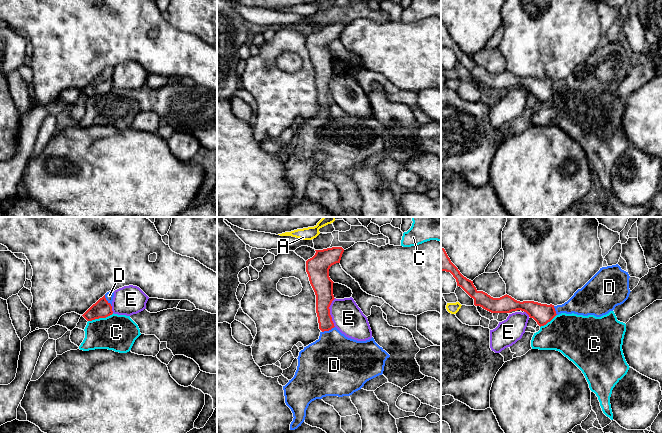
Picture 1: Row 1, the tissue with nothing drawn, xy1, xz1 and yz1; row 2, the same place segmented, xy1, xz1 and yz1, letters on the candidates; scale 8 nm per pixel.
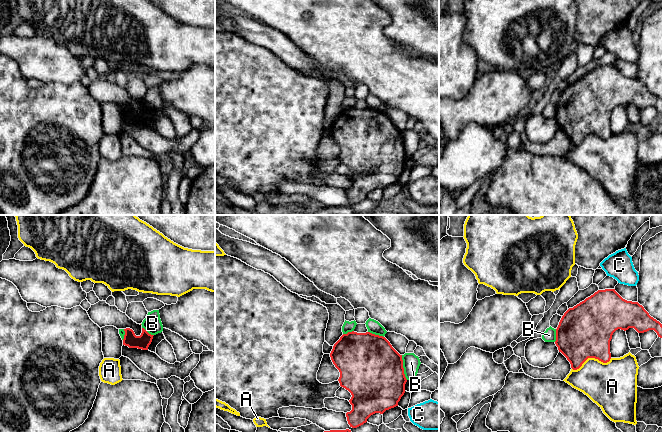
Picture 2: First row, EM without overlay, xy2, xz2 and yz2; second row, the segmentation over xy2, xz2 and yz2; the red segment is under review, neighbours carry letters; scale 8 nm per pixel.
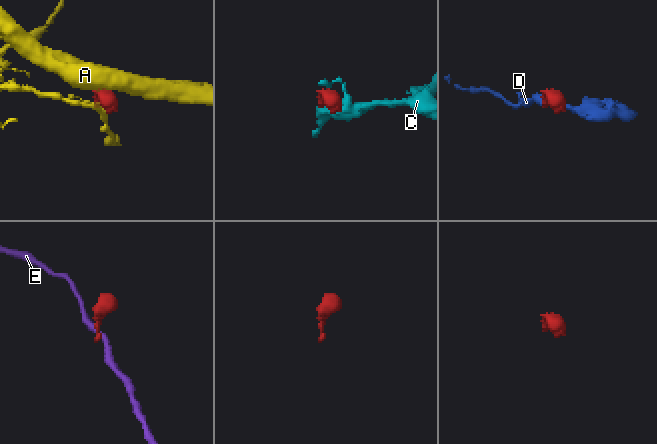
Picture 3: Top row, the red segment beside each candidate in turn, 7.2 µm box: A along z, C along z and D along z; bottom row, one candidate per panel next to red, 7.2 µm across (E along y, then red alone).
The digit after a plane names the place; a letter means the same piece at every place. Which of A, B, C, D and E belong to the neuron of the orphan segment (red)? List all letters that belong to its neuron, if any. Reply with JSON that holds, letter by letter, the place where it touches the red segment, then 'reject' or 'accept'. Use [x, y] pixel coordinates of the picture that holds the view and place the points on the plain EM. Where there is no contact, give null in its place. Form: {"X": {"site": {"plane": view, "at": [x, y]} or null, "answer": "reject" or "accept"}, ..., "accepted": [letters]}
{"A": {"site": {"plane": "yz2", "at": [591, 133]}, "answer": "reject"}, "B": {"site": {"plane": "xz2", "at": [402, 143]}, "answer": "reject"}, "C": {"site": {"plane": "xy1", "at": [100, 93]}, "answer": "reject"}, "D": {"site": {"plane": "xz1", "at": [328, 106]}, "answer": "accept"}, "E": {"site": {"plane": "xz1", "at": [329, 88]}, "answer": "reject"}, "accepted": ["D"]}

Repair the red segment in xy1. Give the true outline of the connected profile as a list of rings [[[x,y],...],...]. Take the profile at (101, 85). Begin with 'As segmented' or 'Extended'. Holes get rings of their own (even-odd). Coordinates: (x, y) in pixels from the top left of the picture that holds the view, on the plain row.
Extended. [[[113,67],[107,68],[102,74],[100,74],[95,80],[93,80],[82,92],[87,97],[92,97],[99,94],[106,94],[112,91],[113,73]]]

